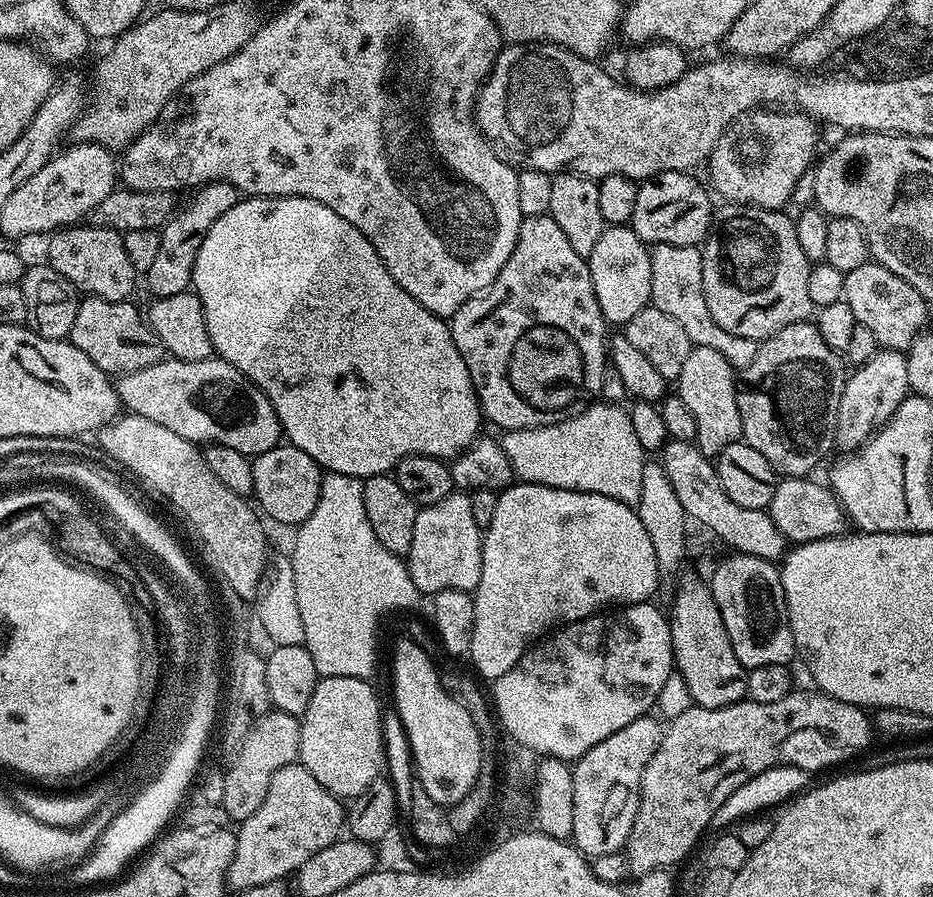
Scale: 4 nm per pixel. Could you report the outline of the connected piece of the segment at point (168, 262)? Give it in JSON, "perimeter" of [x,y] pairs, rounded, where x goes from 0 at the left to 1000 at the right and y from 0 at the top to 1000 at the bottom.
{"perimeter":[[[229,201],[220,205],[205,215],[206,224],[197,233],[190,235],[181,244],[171,259],[171,273],[169,274],[169,288],[165,288],[165,297],[156,305],[159,321],[164,331],[170,332],[203,324],[206,315],[206,302],[208,301],[208,288],[212,288],[212,274],[217,274],[217,265],[259,221],[259,215],[250,205],[241,201]]]}

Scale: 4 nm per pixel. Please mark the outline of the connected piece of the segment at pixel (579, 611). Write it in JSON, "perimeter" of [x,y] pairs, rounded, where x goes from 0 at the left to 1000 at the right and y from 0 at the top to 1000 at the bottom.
{"perimeter":[[[550,538],[535,550],[534,564],[529,564],[529,577],[525,577],[517,601],[519,603],[517,644],[512,649],[508,661],[510,671],[508,676],[508,702],[506,703],[506,715],[502,721],[501,730],[506,731],[506,740],[510,744],[511,751],[520,754],[520,759],[523,760],[538,756],[538,751],[542,751],[542,747],[547,747],[558,736],[568,719],[578,715],[588,702],[595,701],[597,698],[626,691],[629,687],[638,687],[653,676],[672,676],[698,670],[700,668],[699,663],[703,660],[703,650],[708,650],[710,647],[701,618],[701,604],[697,604],[697,595],[692,595],[692,586],[688,586],[688,577],[682,572],[681,565],[662,560],[658,555],[650,555],[645,551],[616,548],[606,544],[581,542],[580,540]]]}

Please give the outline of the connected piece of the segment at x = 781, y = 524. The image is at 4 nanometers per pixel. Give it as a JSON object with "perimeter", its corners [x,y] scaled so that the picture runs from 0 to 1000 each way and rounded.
{"perimeter":[[[846,531],[837,534],[830,546],[830,555],[821,567],[841,603],[850,608],[867,606],[891,598],[906,596],[907,576],[900,556],[886,538],[878,540],[875,533]]]}

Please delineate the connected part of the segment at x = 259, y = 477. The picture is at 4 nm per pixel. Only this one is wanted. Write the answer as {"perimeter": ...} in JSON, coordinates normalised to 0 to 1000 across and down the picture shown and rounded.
{"perimeter":[[[301,493],[296,498],[285,502],[285,506],[270,513],[270,553],[279,561],[278,570],[297,580],[300,584],[320,586],[341,564],[345,520],[311,494]]]}

